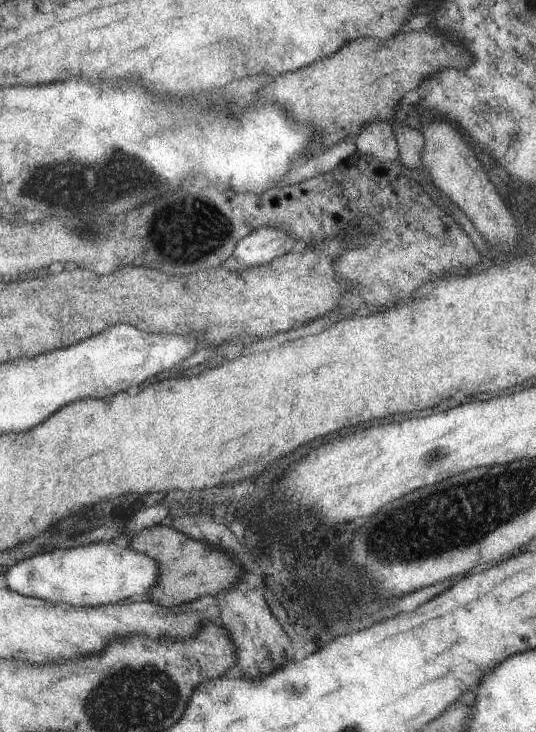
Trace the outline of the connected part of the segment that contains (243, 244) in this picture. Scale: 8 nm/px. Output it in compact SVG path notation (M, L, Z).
M260 226L238 241L234 256L242 267L262 266L283 254L288 254L296 245L298 238L280 228Z

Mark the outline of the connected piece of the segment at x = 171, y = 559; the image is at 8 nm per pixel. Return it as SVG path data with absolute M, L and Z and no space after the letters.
M157 524L140 530L125 541L128 548L132 548L134 552L146 554L148 558L156 560L160 568L160 578L156 586L148 590L147 598L168 610L173 606L194 602L196 598L202 598L204 594L216 597L218 592L232 588L242 578L242 566L238 566L230 558L230 554L226 554L224 550L216 550L210 544L198 542L174 527Z

